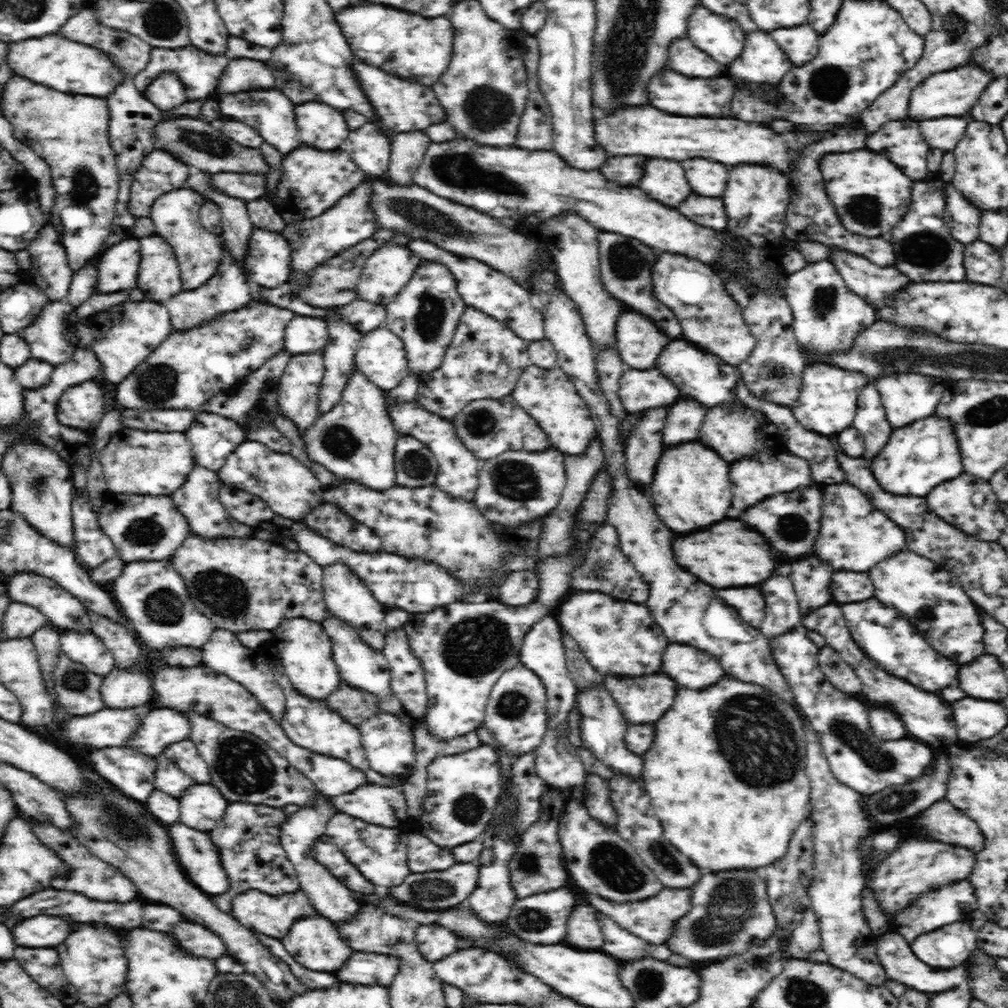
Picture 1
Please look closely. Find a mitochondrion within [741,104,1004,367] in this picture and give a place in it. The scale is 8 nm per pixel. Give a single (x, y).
(918, 252)

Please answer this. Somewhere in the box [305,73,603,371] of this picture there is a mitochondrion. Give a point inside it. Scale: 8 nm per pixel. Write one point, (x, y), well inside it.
(417, 215)

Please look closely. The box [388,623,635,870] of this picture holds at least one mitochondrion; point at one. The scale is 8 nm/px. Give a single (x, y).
(512, 704)

